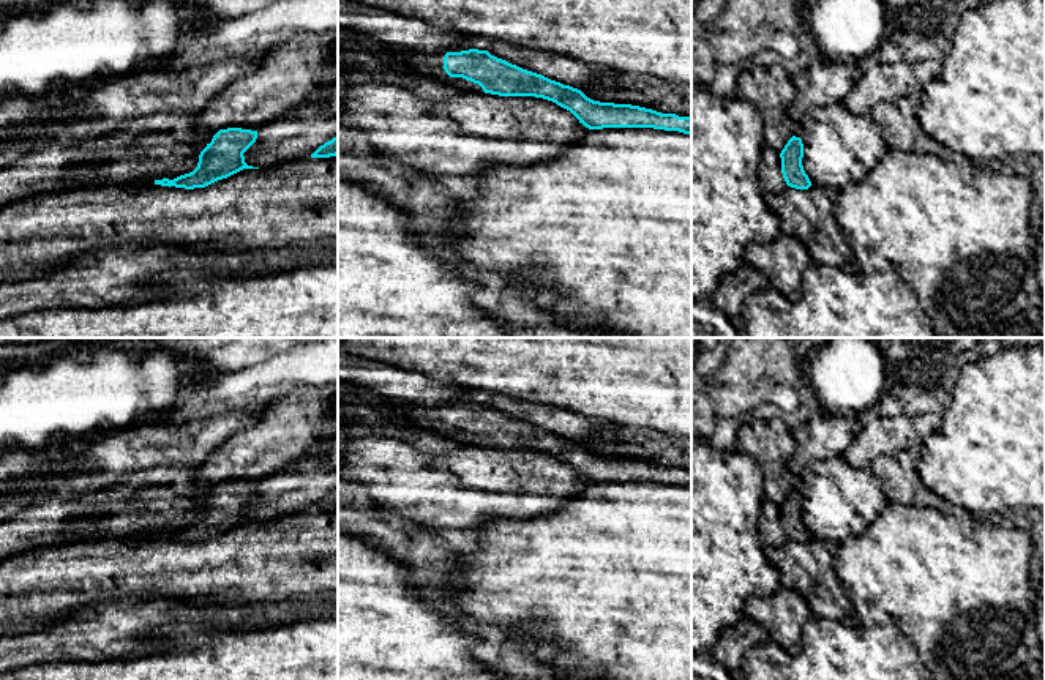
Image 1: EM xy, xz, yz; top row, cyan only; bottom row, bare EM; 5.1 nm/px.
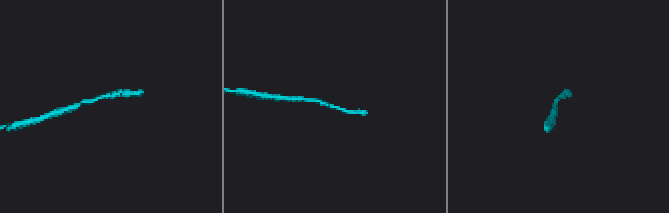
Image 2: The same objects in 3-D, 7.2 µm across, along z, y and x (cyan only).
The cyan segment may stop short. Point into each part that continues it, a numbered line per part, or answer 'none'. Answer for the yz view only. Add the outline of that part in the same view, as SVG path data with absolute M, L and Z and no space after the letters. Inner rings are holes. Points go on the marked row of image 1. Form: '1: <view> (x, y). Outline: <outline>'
none

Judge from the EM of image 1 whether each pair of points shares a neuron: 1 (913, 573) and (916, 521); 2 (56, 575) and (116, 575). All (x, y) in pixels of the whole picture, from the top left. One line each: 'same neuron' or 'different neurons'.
1: same neuron
2: same neuron

